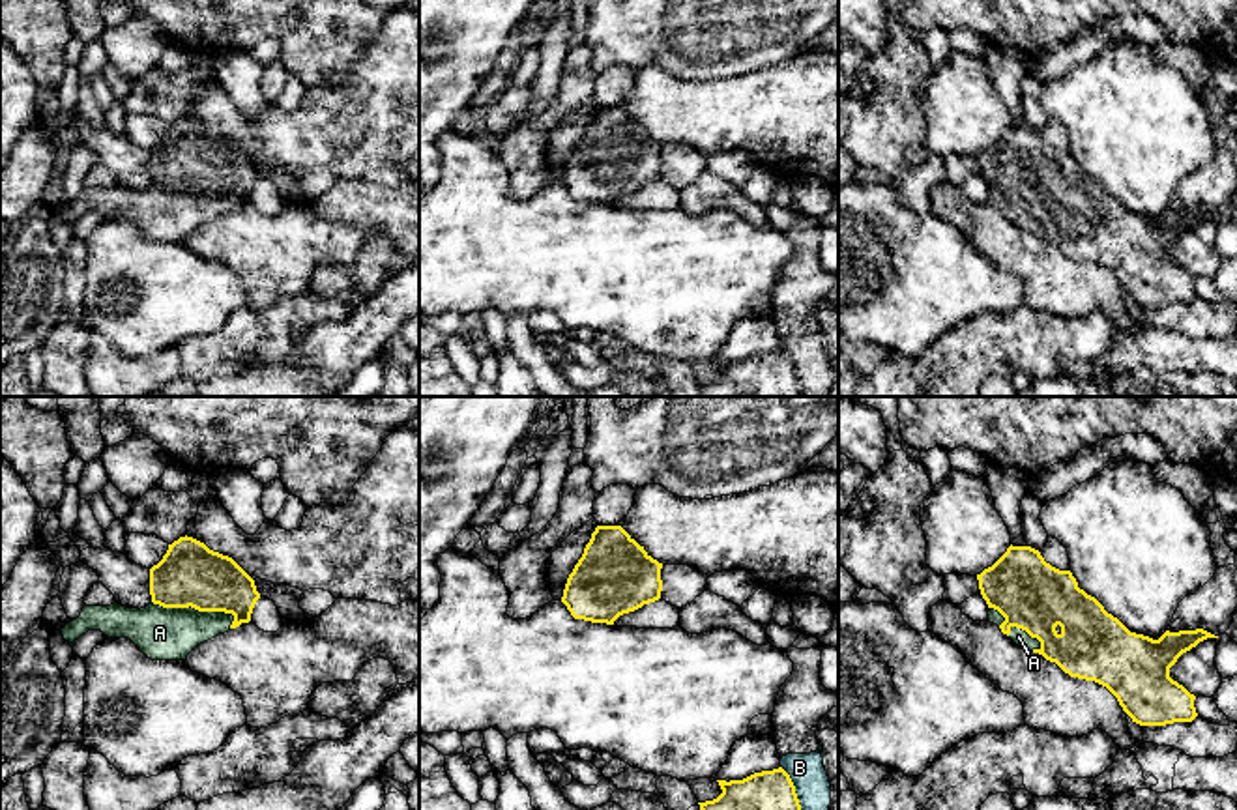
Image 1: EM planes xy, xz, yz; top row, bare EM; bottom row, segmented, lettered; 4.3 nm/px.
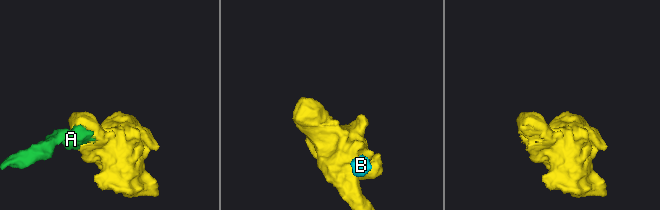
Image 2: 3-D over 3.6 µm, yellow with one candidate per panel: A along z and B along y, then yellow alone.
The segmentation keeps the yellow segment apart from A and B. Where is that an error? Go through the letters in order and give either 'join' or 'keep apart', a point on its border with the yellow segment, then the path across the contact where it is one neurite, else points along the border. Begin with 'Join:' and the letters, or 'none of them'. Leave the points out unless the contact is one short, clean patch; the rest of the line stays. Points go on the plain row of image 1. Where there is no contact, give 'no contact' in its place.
Join: A
A: join; contact xy (195, 189)
B: keep apart; contact xz (794, 371); border xz (781, 347), (794, 367), (803, 395)

